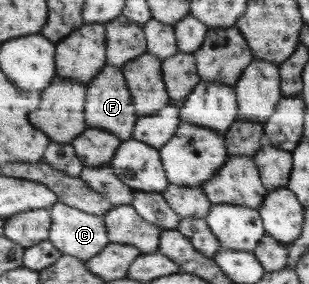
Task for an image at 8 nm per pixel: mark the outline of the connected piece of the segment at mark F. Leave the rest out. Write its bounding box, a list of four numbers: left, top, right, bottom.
[86,64,138,140]

